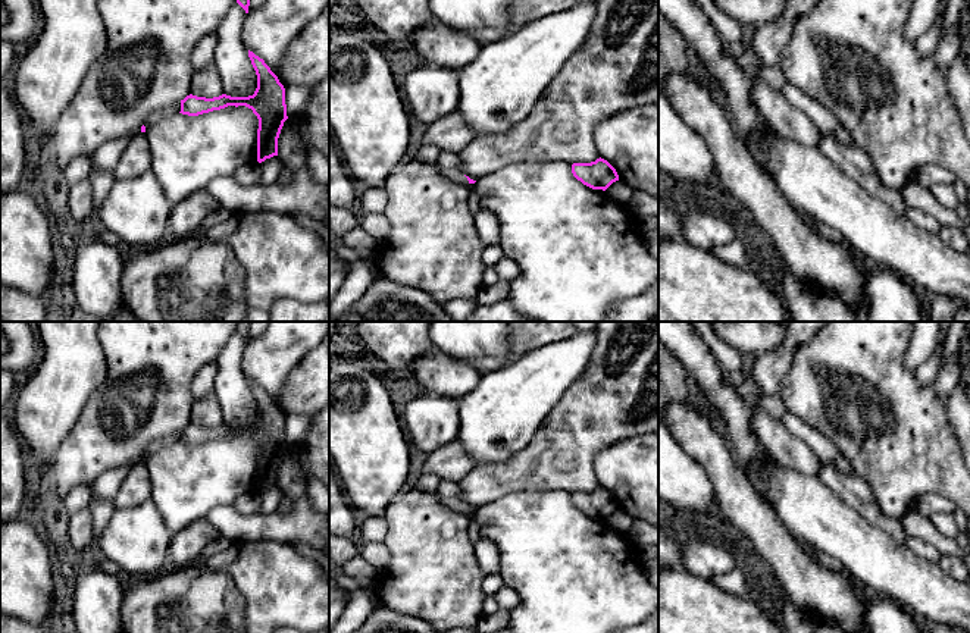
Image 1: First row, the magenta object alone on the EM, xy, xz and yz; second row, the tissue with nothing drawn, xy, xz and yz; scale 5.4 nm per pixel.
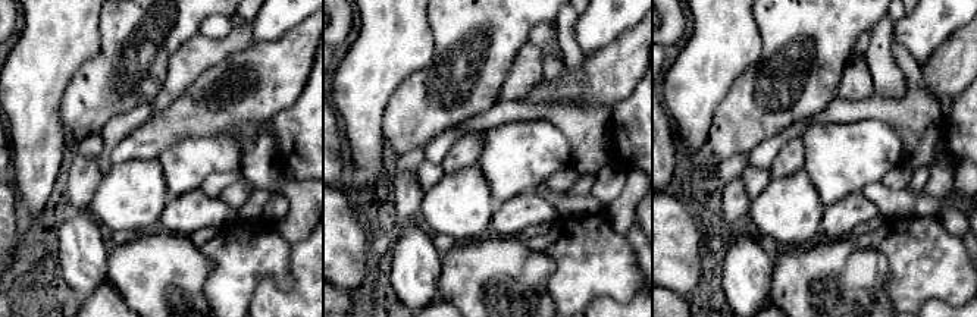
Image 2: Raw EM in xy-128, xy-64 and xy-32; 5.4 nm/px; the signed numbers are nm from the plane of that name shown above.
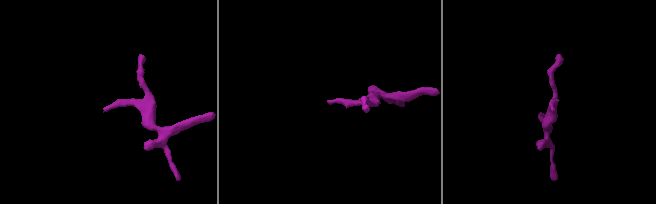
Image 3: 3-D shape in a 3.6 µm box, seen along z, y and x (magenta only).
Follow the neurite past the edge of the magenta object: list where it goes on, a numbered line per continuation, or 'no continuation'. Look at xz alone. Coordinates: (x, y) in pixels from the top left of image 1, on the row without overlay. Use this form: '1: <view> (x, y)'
1: xz (451, 503)

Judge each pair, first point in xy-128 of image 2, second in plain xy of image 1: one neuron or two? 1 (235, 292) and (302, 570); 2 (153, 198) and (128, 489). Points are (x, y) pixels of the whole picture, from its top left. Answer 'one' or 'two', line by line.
1: one
2: two

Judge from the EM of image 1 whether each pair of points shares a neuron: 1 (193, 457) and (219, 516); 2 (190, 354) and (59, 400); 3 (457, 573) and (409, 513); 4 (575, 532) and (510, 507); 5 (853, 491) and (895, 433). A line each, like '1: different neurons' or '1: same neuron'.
1: different neurons
2: different neurons
3: same neuron
4: same neuron
5: different neurons

